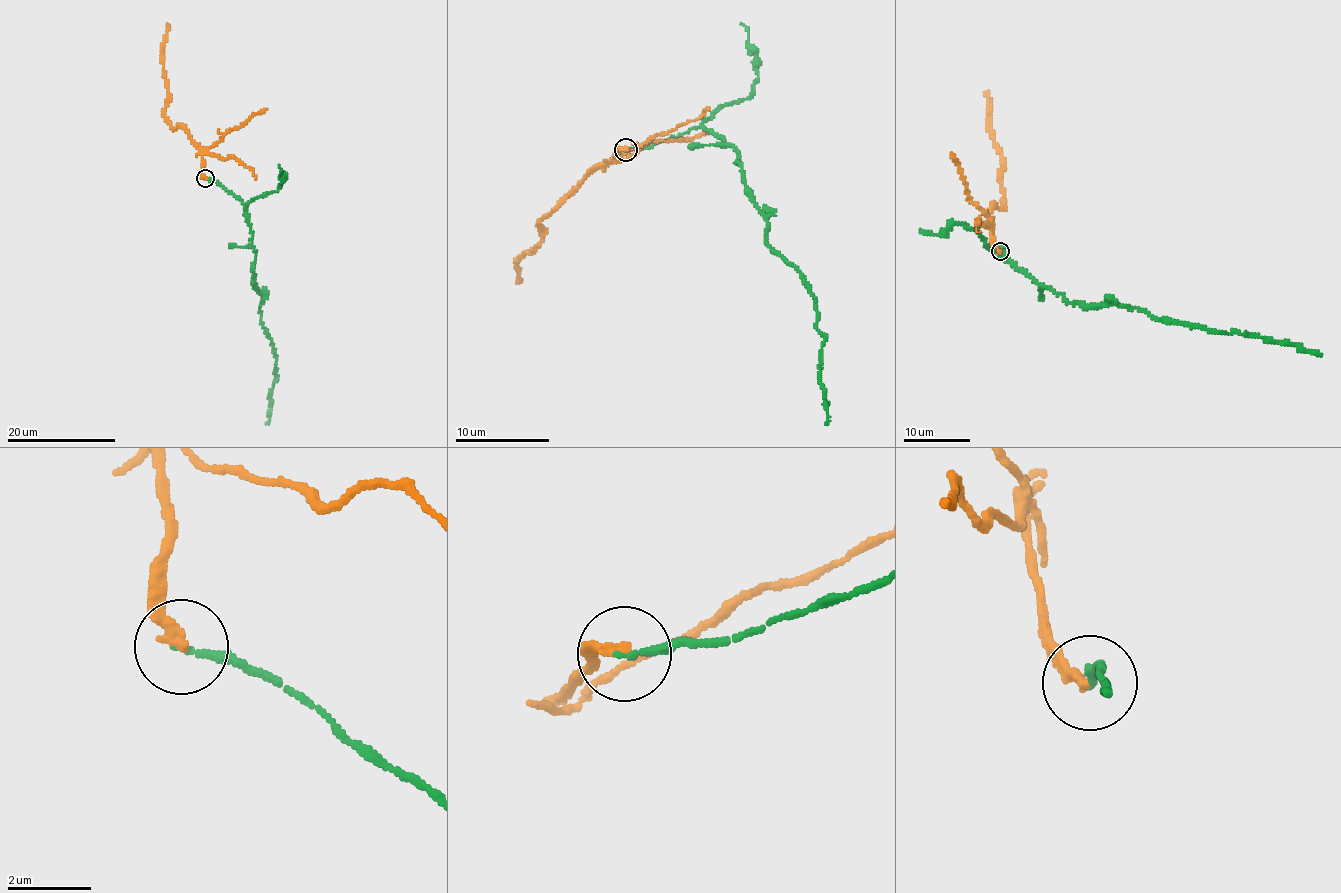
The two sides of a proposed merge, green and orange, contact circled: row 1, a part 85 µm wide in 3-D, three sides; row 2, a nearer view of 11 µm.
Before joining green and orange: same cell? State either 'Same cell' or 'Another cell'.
Another cell

